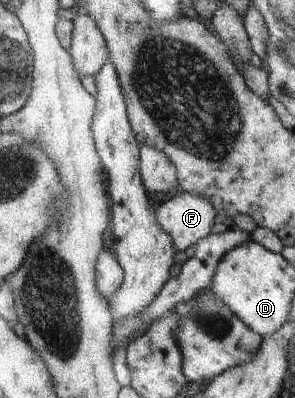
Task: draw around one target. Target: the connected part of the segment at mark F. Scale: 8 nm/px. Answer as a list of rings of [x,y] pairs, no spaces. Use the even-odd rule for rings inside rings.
[[[184,192],[158,207],[159,222],[175,238],[179,252],[209,238],[220,227],[215,223],[218,209],[199,194]]]

